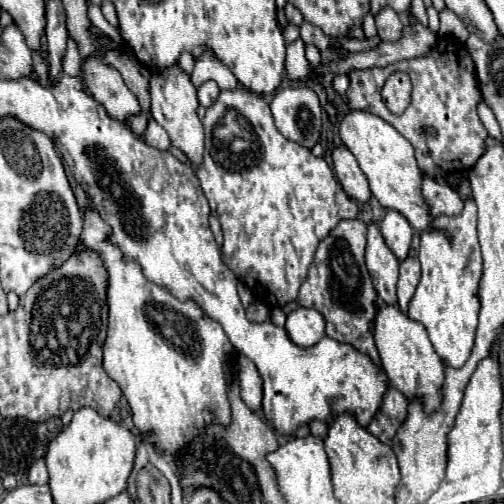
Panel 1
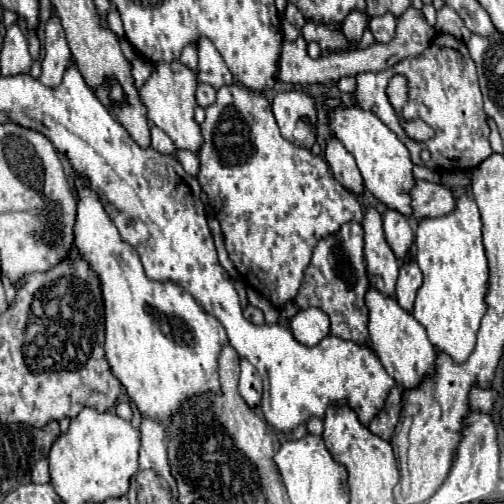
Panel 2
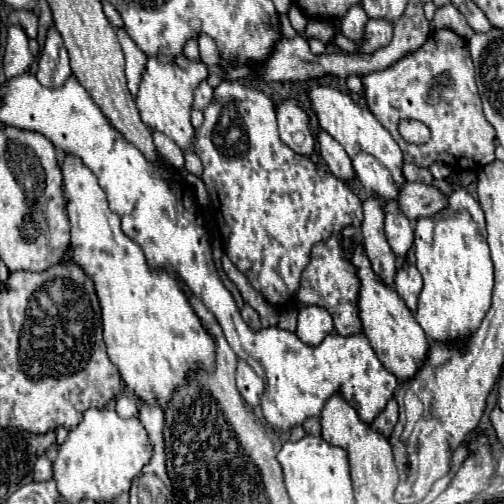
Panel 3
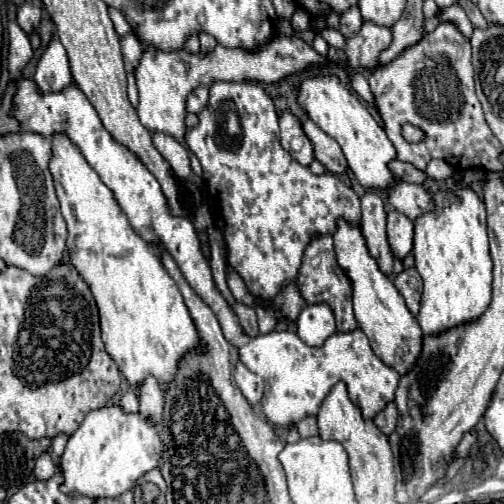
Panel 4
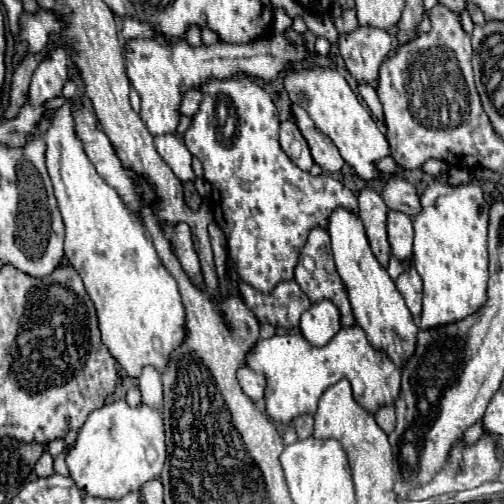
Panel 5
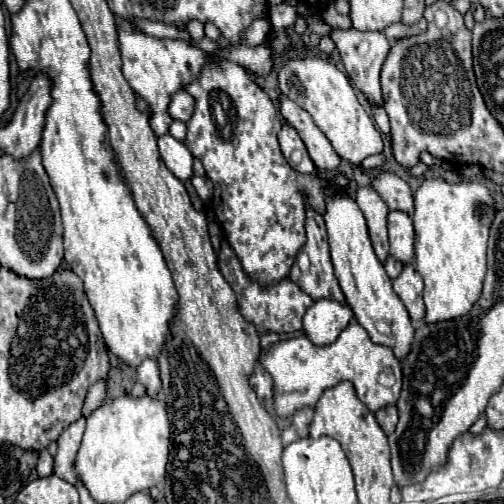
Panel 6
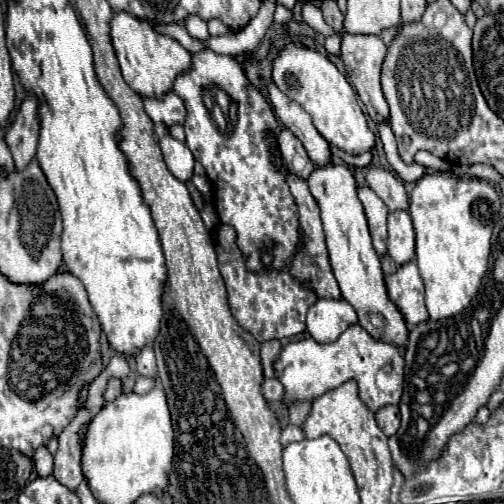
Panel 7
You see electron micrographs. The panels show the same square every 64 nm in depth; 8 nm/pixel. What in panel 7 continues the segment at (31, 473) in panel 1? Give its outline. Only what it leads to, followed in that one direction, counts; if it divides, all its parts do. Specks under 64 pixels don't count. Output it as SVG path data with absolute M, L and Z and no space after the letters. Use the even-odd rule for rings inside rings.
M46 446L36 448L32 460L34 460L34 466L36 466L38 476L50 476L50 474L52 474L52 470L54 470L54 458L52 458L52 454L48 452Z

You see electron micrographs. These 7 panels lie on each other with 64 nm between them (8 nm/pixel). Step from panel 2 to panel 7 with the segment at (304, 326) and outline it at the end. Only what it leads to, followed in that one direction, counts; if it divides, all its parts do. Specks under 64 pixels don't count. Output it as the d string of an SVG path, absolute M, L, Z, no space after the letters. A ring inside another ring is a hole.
M318 300L306 316L306 326L316 342L334 342L348 326L358 324L354 308L344 300Z

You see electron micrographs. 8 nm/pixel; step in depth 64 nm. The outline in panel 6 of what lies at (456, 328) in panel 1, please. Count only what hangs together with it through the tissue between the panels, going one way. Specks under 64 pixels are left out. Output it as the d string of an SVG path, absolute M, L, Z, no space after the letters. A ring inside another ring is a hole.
M426 178L420 188L414 194L414 230L416 230L416 242L414 242L414 250L416 250L416 270L420 272L420 276L424 278L424 304L426 304L426 322L440 322L440 320L452 320L452 318L460 318L464 316L464 312L468 312L472 308L472 304L478 300L480 296L480 288L486 276L486 244L488 244L488 230L494 222L496 216L496 202L492 198L492 192L482 184L482 182L472 182L472 180L462 180L462 182L446 182L442 178Z

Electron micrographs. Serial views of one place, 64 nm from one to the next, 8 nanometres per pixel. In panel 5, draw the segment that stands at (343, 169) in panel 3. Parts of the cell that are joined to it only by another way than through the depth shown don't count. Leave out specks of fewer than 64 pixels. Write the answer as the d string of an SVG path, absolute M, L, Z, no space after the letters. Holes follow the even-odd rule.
M292 104L292 118L296 120L302 136L306 138L314 162L326 172L338 172L342 168L344 160L342 160L338 148L332 144L332 140L314 126L308 112L304 108L300 108L298 104Z

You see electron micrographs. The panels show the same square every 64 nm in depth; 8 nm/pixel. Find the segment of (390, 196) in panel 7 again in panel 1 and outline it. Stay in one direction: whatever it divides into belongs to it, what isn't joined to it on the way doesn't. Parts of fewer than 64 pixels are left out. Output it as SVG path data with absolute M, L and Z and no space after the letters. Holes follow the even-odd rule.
M424 178L422 182L422 196L426 206L430 208L430 216L456 216L456 212L460 212L462 208L462 198L458 196L458 192L454 192L450 186L446 184L438 184L432 178Z

